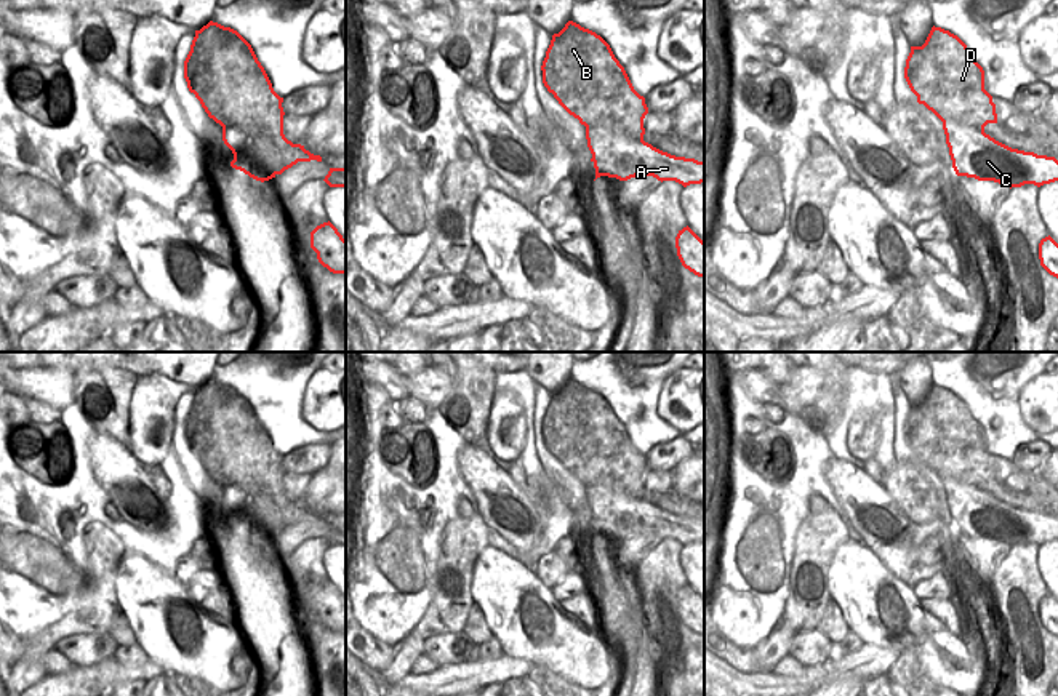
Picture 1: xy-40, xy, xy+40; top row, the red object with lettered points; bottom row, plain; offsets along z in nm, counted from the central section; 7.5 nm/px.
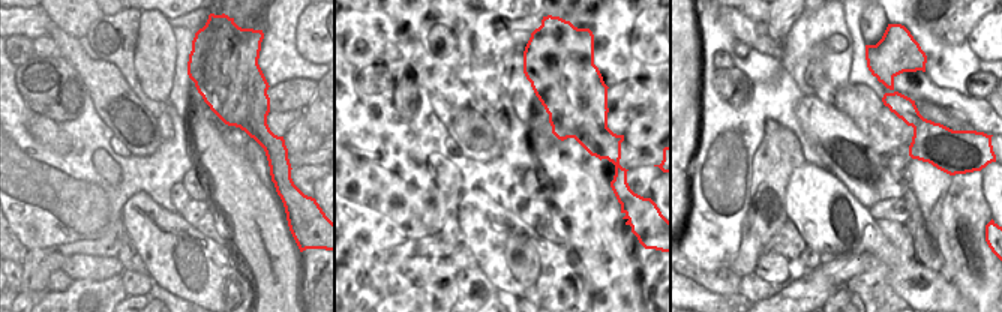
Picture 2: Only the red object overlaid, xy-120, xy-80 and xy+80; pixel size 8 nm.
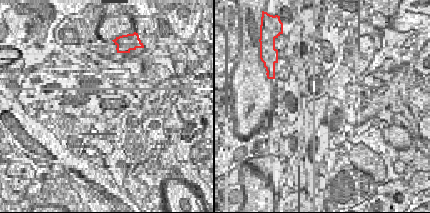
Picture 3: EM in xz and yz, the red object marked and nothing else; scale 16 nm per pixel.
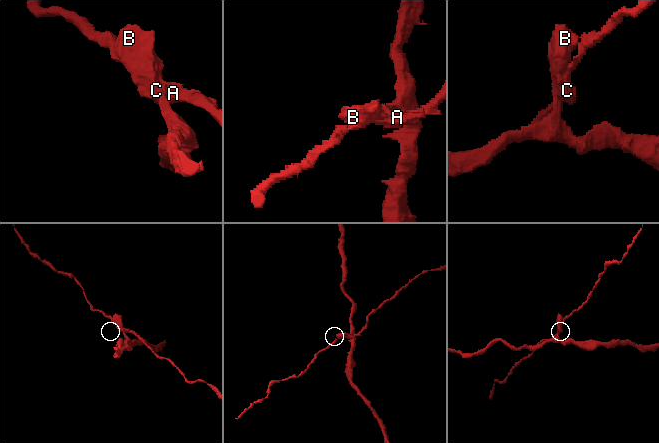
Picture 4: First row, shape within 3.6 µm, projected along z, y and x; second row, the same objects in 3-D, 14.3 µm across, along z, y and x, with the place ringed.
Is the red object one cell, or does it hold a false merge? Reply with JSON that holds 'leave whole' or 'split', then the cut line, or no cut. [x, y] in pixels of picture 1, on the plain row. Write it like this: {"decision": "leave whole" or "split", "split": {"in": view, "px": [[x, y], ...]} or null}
{"decision": "split", "split": {"in": "xy-40", "px": [[223, 485], [268, 493], [277, 503], [292, 503]]}}

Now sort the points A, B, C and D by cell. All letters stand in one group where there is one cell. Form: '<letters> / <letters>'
A C / B D

